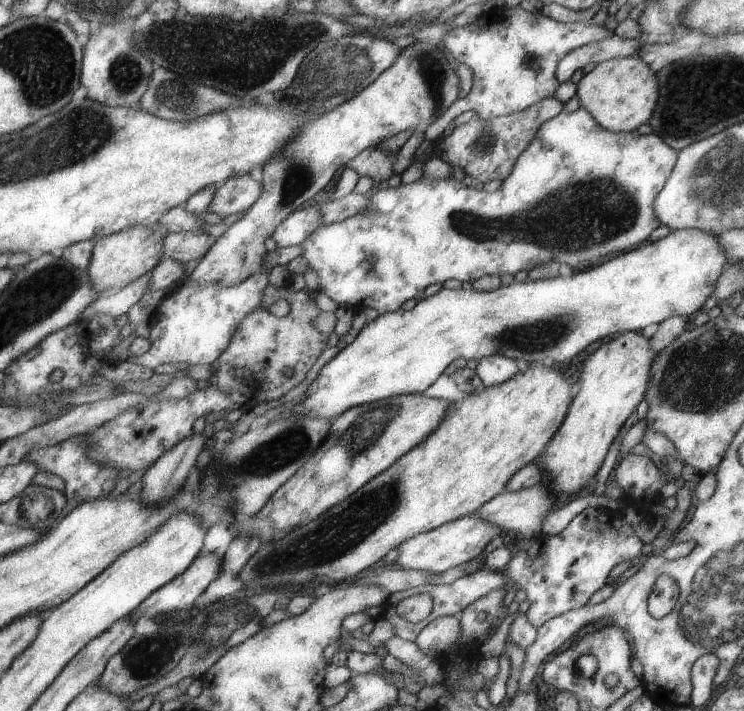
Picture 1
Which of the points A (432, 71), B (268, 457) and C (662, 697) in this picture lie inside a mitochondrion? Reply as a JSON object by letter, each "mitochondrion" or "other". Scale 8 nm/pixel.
{"A":"mitochondrion","B":"mitochondrion","C":"other"}

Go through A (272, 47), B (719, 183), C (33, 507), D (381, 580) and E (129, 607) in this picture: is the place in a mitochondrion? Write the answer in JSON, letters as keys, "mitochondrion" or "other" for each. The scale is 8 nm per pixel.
{"A":"mitochondrion","B":"mitochondrion","C":"mitochondrion","D":"other","E":"other"}

